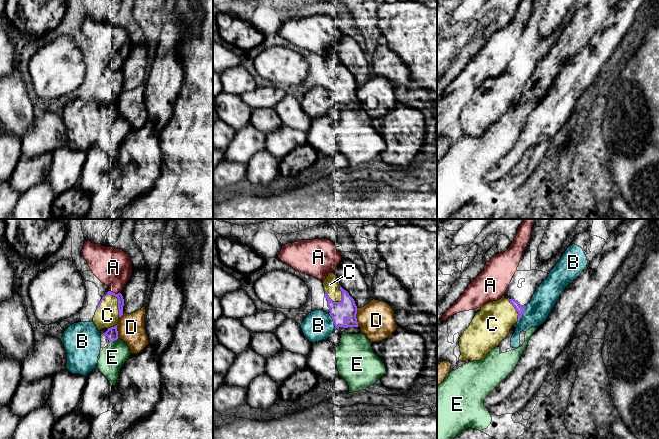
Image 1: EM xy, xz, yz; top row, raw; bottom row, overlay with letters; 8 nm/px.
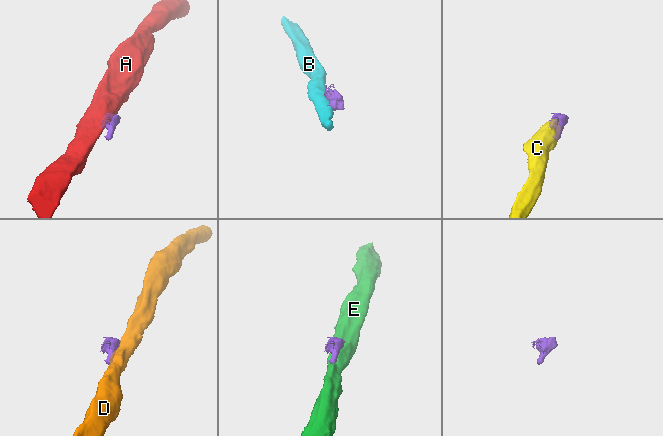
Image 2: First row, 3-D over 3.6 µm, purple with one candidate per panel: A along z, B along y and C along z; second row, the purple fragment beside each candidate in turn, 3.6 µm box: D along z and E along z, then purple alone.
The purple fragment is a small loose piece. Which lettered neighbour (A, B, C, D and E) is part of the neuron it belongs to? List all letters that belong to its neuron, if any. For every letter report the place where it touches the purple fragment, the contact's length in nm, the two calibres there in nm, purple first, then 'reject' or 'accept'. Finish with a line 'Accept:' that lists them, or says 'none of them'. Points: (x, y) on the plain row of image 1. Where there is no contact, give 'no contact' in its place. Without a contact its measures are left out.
A: xy (114, 69) | 100 nm | 50/300 nm | reject
B: xz (333, 97) | 150 nm | 150/240 nm | reject
C: xy (118, 78) | 220 nm | 50/190 nm | accept
D: xz (355, 93) | 150 nm | 150/300 nm | reject
E: xy (114, 116) | 80 nm | 100/200 nm | reject
Accept: C

